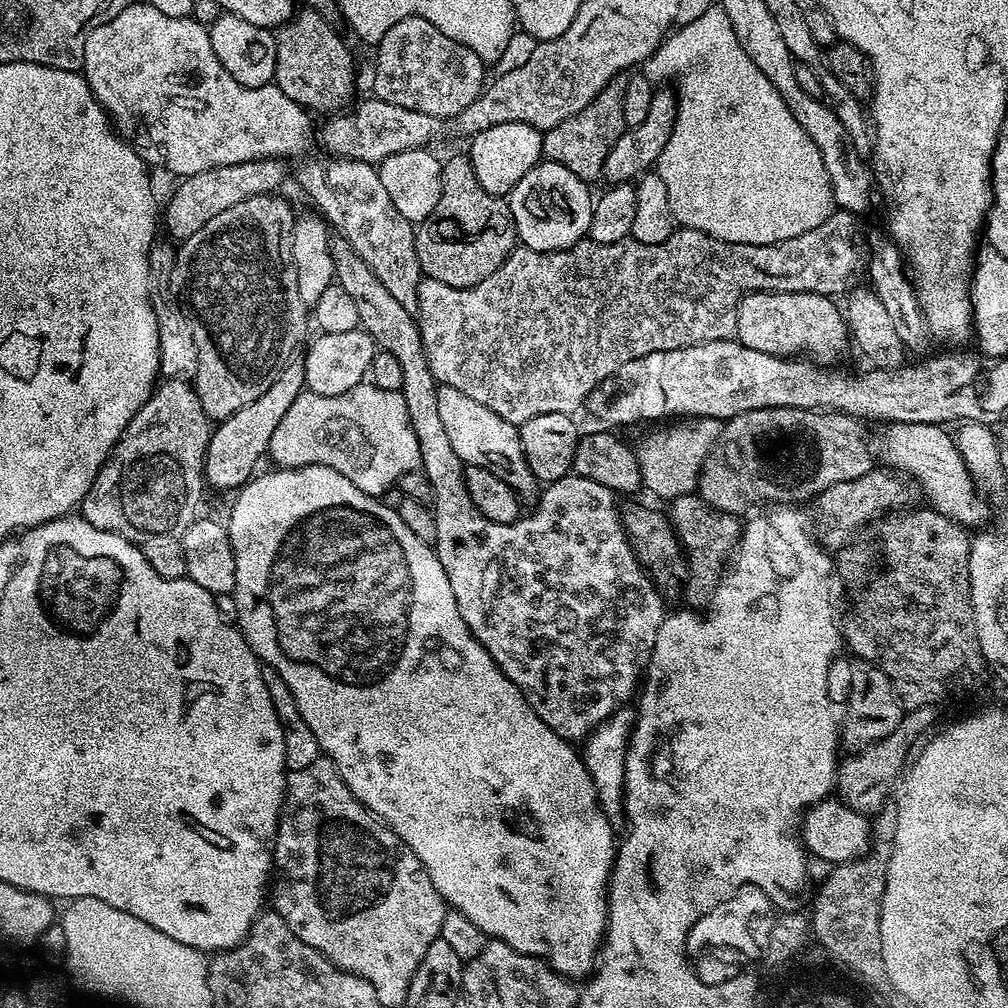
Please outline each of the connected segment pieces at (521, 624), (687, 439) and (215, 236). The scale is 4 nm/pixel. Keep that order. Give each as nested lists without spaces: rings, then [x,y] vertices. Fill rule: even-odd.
[[[339,238],[332,240],[332,261],[336,264],[335,283],[340,284],[342,290],[346,290],[346,294],[350,294],[350,298],[354,298],[354,306],[358,306],[359,327],[372,336],[379,351],[390,353],[393,358],[397,359],[398,366],[402,366],[400,390],[406,398],[410,422],[413,424],[418,444],[421,446],[420,468],[425,478],[429,480],[432,491],[430,507],[436,519],[436,542],[434,545],[436,557],[438,562],[442,562],[442,570],[446,570],[446,578],[450,578],[450,590],[454,590],[454,602],[458,602],[458,614],[462,614],[462,622],[466,622],[470,634],[474,634],[474,638],[487,650],[490,658],[494,658],[494,662],[502,670],[502,674],[506,674],[506,678],[510,678],[510,682],[514,682],[514,686],[518,686],[518,690],[526,698],[526,702],[532,707],[534,714],[538,714],[538,718],[542,718],[542,722],[546,722],[546,726],[550,726],[550,730],[554,730],[554,734],[558,734],[563,740],[569,742],[583,741],[591,734],[592,729],[603,724],[618,709],[629,703],[628,699],[631,698],[632,691],[634,691],[634,696],[645,675],[654,650],[654,641],[658,638],[658,630],[666,615],[664,600],[660,597],[659,590],[655,588],[657,585],[654,583],[653,577],[649,575],[644,565],[640,563],[640,559],[636,557],[636,552],[628,541],[628,535],[624,532],[621,509],[619,507],[616,509],[617,493],[602,486],[602,482],[590,482],[590,478],[569,474],[547,485],[543,489],[544,493],[542,493],[543,491],[539,493],[541,496],[540,501],[536,504],[536,509],[529,516],[528,513],[521,515],[518,526],[490,522],[490,518],[486,518],[480,513],[478,506],[474,506],[464,481],[466,465],[458,458],[458,454],[454,454],[454,446],[450,446],[450,438],[446,438],[446,430],[442,430],[442,418],[438,418],[438,394],[436,393],[438,385],[428,369],[426,354],[422,346],[420,325],[415,315],[402,310],[402,306],[398,306],[398,301],[390,295],[390,290],[386,290],[386,286],[382,286],[382,282],[378,282],[374,270],[370,270],[370,266],[366,266],[366,262],[362,262],[362,258],[345,240]]]
[[[705,416],[685,419],[676,422],[673,428],[664,428],[661,432],[652,432],[640,448],[635,449],[638,466],[642,474],[642,485],[649,488],[656,496],[661,496],[665,502],[671,502],[680,496],[690,496],[697,491],[700,471],[704,468],[704,462],[712,453],[712,447],[716,445],[720,437],[721,421]]]
[[[269,194],[266,196],[255,196],[246,198],[246,202],[238,202],[238,206],[230,206],[230,210],[222,210],[222,214],[214,214],[206,226],[194,230],[194,234],[183,237],[179,241],[176,251],[176,261],[173,264],[172,279],[176,300],[187,311],[190,327],[193,330],[194,343],[197,347],[197,372],[194,377],[194,387],[198,394],[198,402],[202,402],[202,410],[208,415],[209,421],[224,421],[235,411],[242,407],[248,407],[255,399],[269,390],[270,384],[279,377],[289,361],[297,354],[296,347],[305,343],[304,335],[310,328],[310,308],[302,302],[302,294],[298,294],[298,278],[294,274],[294,262],[292,261],[292,250],[290,248],[289,235],[292,232],[292,221],[294,211],[280,194]]]

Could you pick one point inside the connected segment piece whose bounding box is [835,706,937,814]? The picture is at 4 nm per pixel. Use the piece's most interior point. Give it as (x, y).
(863, 782)

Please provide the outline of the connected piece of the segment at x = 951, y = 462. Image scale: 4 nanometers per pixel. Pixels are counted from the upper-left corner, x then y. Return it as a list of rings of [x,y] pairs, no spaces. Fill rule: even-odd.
[[[889,423],[885,428],[880,436],[880,448],[878,444],[879,459],[881,456],[891,471],[903,474],[909,481],[916,480],[932,511],[950,518],[955,524],[973,526],[985,523],[984,500],[976,493],[977,481],[957,450],[953,433],[947,432],[947,427],[939,424]]]

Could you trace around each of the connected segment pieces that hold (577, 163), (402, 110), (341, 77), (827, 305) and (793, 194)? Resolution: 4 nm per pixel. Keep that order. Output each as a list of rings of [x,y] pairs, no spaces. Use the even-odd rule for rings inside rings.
[[[616,75],[585,108],[578,110],[578,114],[547,129],[544,132],[543,159],[566,166],[570,174],[585,182],[599,181],[604,174],[604,163],[606,154],[610,154],[610,146],[614,146],[614,142],[618,142],[618,138],[624,133],[622,94],[626,94],[627,81],[627,75]]]
[[[375,98],[357,103],[351,110],[336,114],[324,129],[319,129],[318,140],[324,143],[325,153],[346,160],[361,160],[376,166],[400,151],[423,149],[443,130],[445,121],[438,116],[406,110],[406,106],[390,106]]]
[[[307,6],[301,8],[301,12],[299,9],[292,19],[281,24],[275,33],[274,83],[282,90],[282,94],[286,94],[286,98],[290,98],[305,110],[311,110],[313,113],[339,113],[353,103],[356,68],[352,65],[352,52],[344,45],[343,38],[336,33],[337,29],[328,24],[322,14]]]
[[[749,292],[738,306],[735,339],[750,346],[750,350],[758,350],[771,356],[796,358],[802,354],[799,352],[805,352],[804,356],[811,358],[816,364],[832,366],[843,354],[844,347],[849,347],[850,333],[841,305],[833,297],[809,292]]]
[[[711,6],[698,18],[694,18],[689,24],[677,27],[668,32],[661,43],[654,50],[651,57],[642,64],[643,75],[647,76],[653,82],[659,80],[680,80],[674,85],[676,94],[676,121],[674,130],[670,130],[670,138],[666,146],[660,151],[660,158],[655,165],[656,171],[666,182],[666,194],[670,194],[670,206],[672,214],[677,225],[694,230],[702,230],[719,240],[726,242],[738,242],[739,244],[773,244],[786,238],[798,238],[798,234],[806,234],[814,222],[825,220],[832,211],[832,191],[830,190],[830,174],[826,174],[826,162],[822,162],[822,154],[818,154],[818,146],[810,142],[810,134],[798,126],[794,114],[790,114],[790,106],[782,102],[782,94],[774,90],[770,78],[750,62],[750,54],[742,50],[734,30],[730,26],[730,18],[719,6]]]

